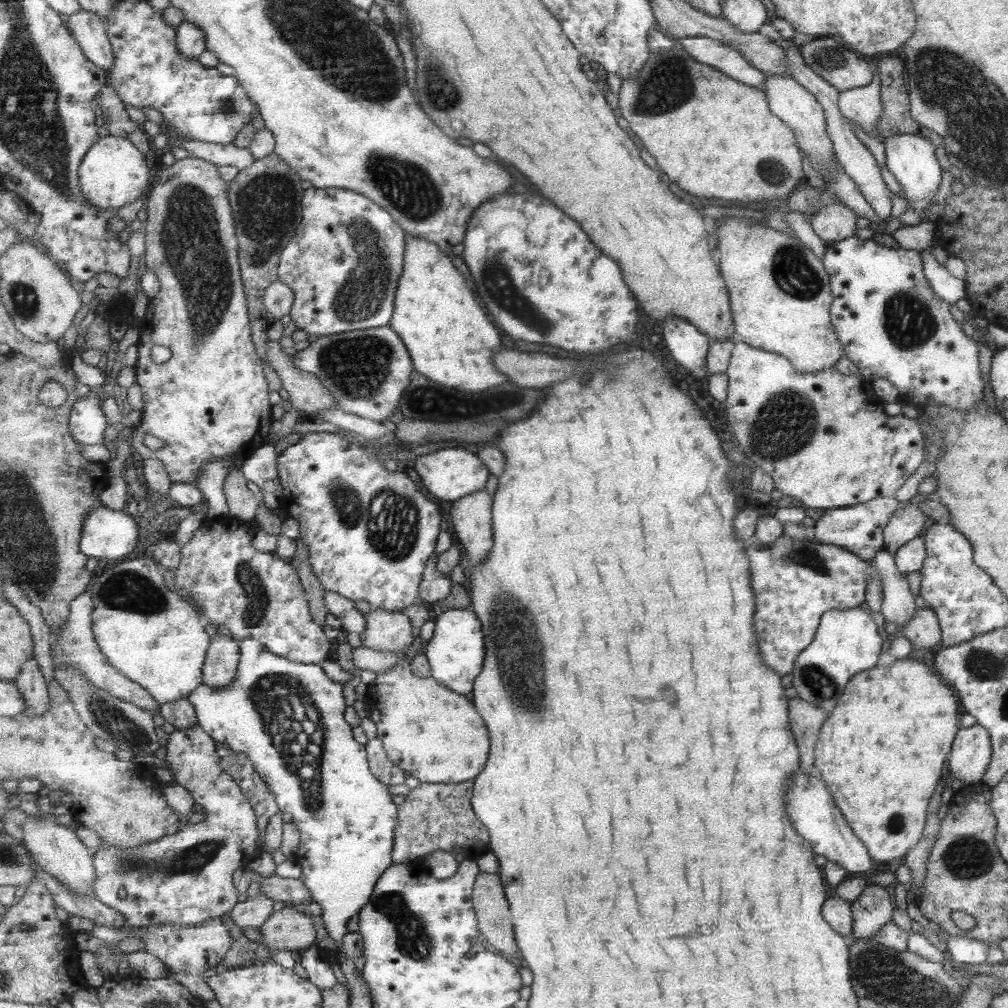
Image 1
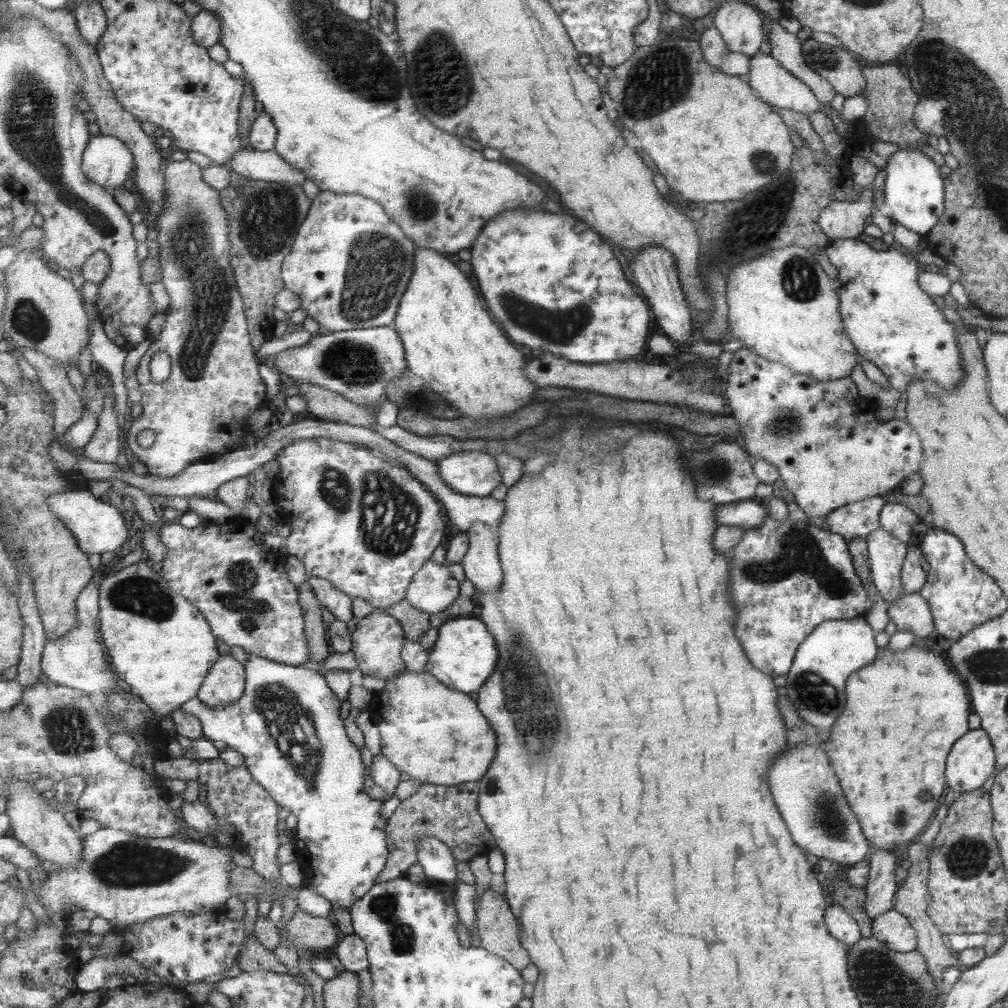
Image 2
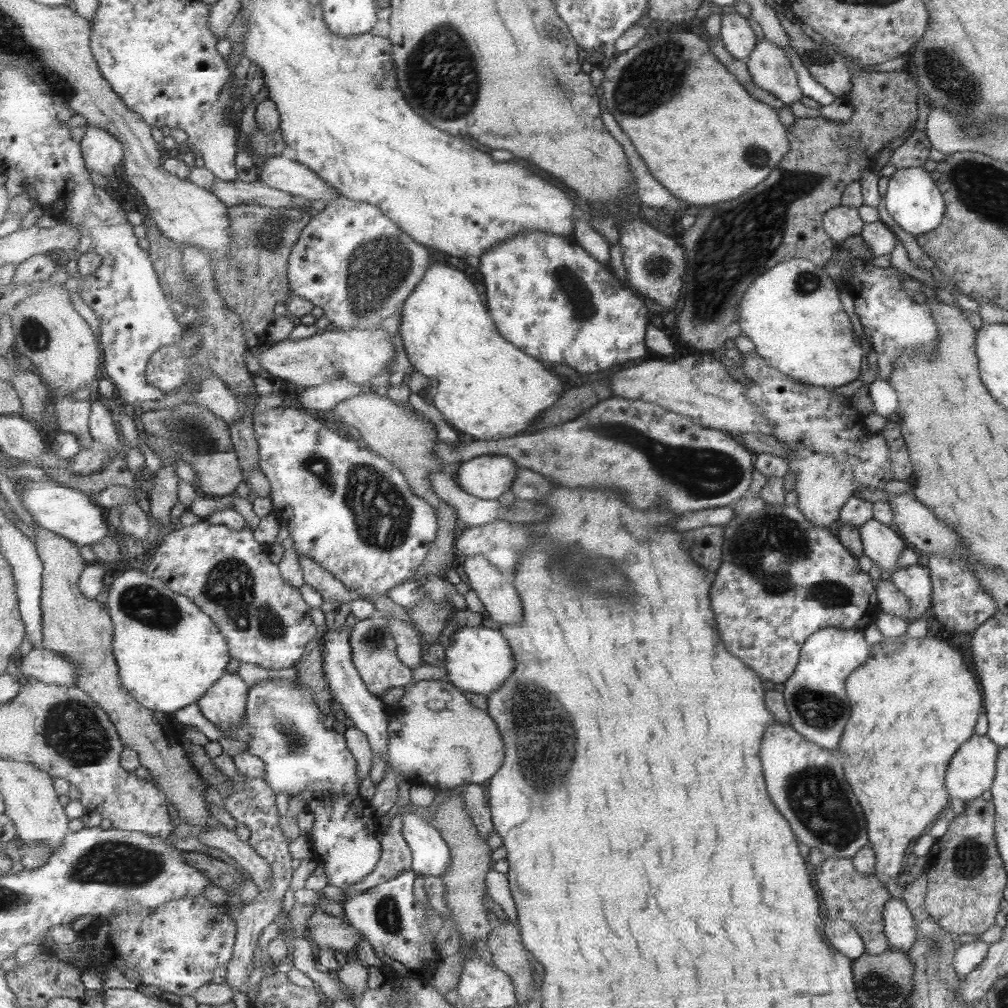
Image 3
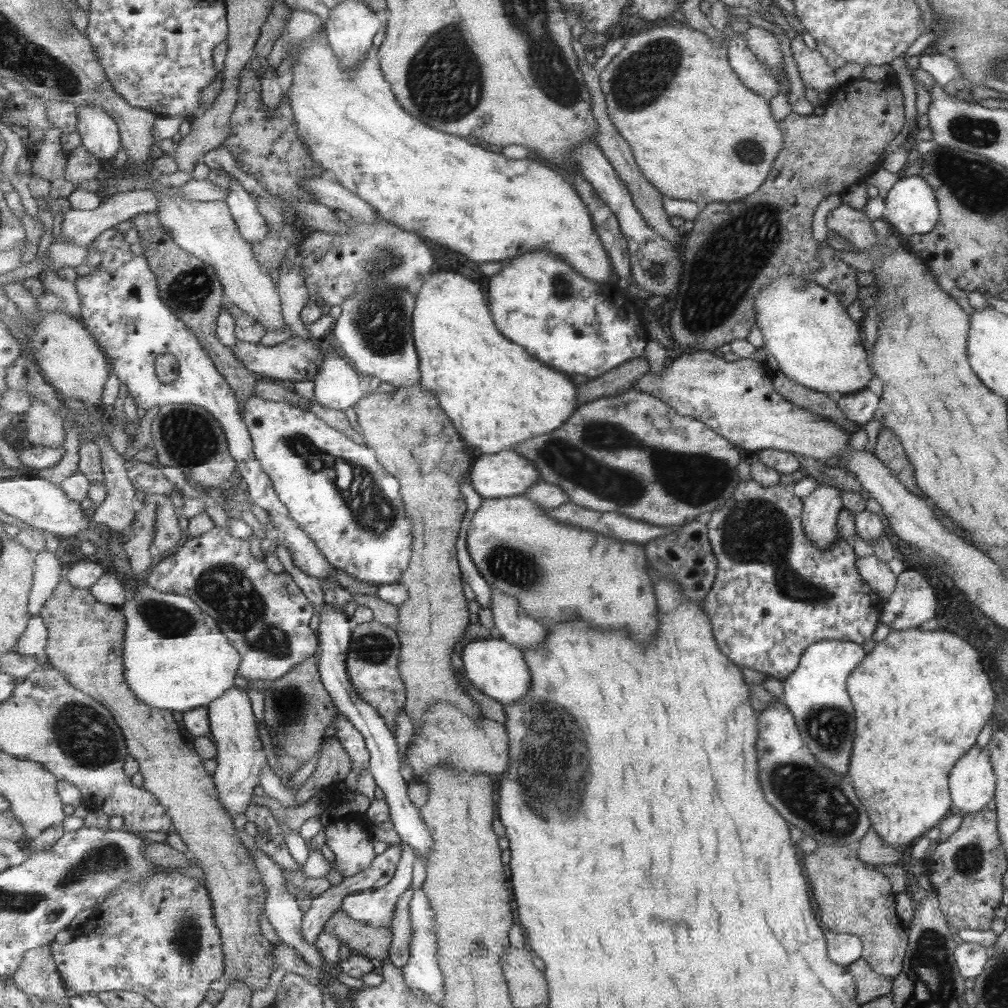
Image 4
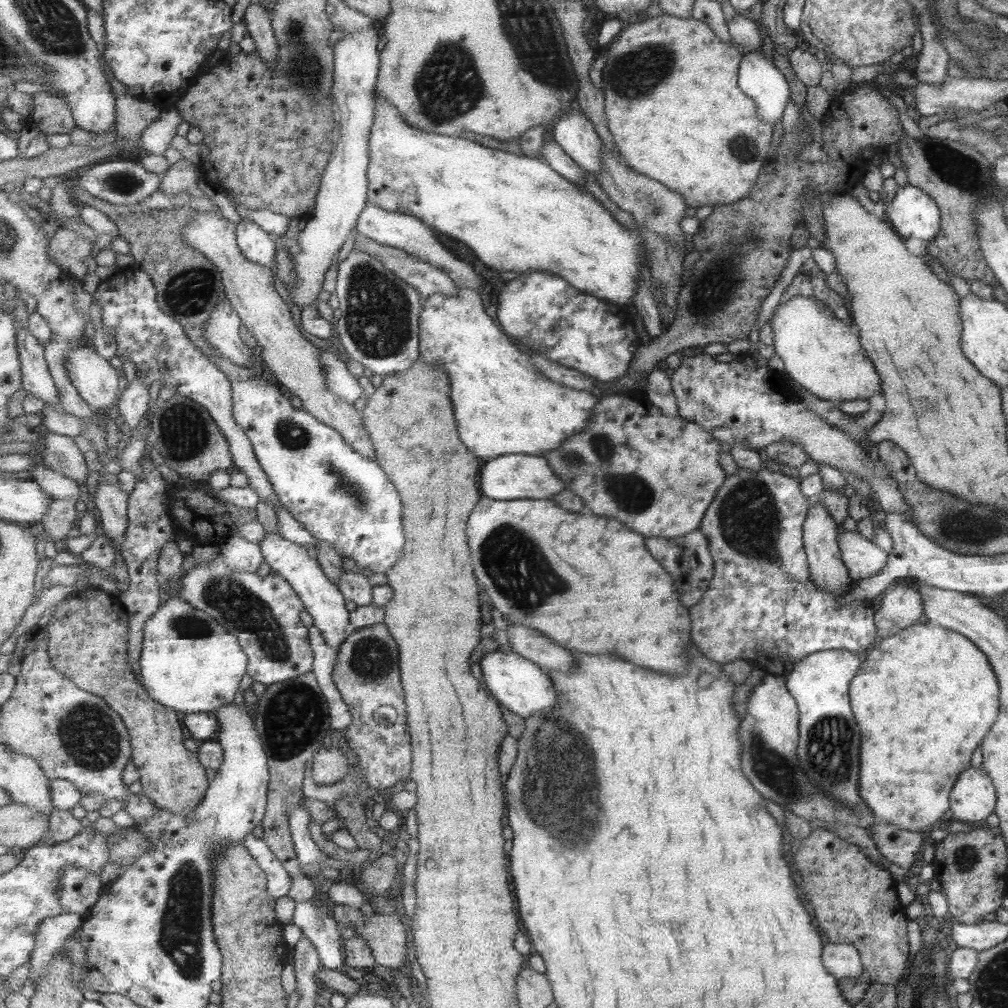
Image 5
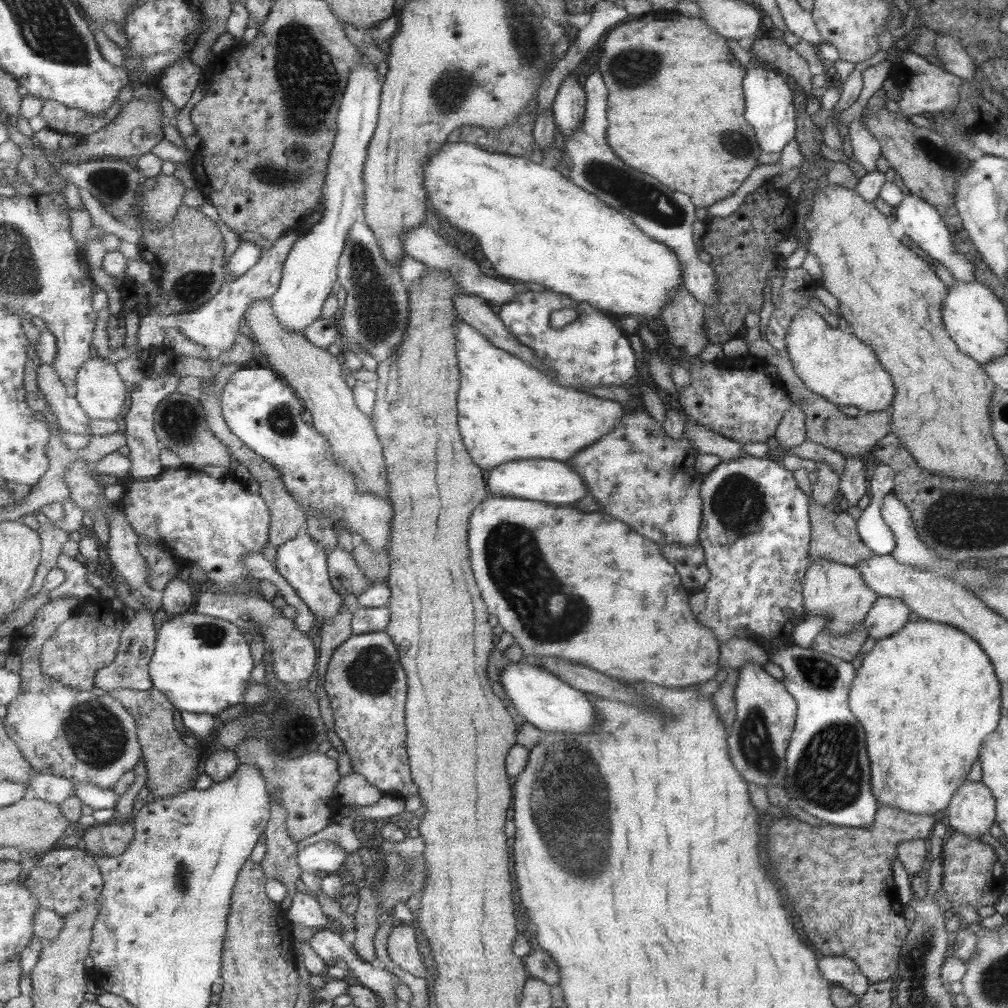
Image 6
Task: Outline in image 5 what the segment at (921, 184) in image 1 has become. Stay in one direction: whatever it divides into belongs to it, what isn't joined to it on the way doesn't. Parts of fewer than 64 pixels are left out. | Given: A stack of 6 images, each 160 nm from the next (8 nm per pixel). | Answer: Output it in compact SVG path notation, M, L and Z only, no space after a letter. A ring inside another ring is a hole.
M905 184L884 210L885 220L897 234L931 242L940 232L940 210L920 187Z

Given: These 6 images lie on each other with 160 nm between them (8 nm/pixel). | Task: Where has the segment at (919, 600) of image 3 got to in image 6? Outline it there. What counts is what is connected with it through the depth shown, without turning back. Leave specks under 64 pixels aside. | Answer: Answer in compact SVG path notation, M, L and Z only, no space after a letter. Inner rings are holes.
M878 596L863 624L867 627L869 636L878 641L903 628L909 609L900 598Z

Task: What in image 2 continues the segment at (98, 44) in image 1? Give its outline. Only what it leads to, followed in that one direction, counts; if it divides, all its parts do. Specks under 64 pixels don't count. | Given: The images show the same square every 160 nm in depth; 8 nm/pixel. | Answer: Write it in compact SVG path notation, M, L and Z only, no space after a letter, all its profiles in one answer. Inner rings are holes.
M87 1L78 4L74 10L77 23L80 24L80 33L87 38L91 46L97 49L101 37L108 30L108 16L101 1Z

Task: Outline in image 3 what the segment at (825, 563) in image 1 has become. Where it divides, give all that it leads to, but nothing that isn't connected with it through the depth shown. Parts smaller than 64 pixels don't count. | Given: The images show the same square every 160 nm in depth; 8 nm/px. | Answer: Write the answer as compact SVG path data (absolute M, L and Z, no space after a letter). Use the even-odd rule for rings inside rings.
M749 495L745 498L731 504L734 515L732 520L729 521L727 526L723 526L725 542L724 542L724 559L721 566L715 572L712 583L712 607L717 613L718 625L720 626L720 633L725 641L726 646L733 655L740 658L745 666L752 668L763 681L771 681L773 683L785 682L791 676L793 669L796 668L797 661L799 660L800 650L804 642L816 630L826 629L829 627L838 629L865 629L869 624L875 620L877 614L878 602L875 600L875 588L869 580L867 573L863 574L857 566L857 559L853 557L849 550L840 542L836 536L831 534L827 527L813 526L799 512L794 505L781 505L773 512L773 504L761 503L757 495Z

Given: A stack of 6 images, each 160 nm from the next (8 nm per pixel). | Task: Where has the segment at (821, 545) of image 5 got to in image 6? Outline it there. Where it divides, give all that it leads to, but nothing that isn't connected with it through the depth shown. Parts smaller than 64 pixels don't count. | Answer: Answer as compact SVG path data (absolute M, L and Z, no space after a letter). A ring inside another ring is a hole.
M827 559L814 560L806 569L803 578L803 599L806 618L821 615L828 622L823 629L834 635L851 632L867 616L878 594L871 590L855 566L848 567Z

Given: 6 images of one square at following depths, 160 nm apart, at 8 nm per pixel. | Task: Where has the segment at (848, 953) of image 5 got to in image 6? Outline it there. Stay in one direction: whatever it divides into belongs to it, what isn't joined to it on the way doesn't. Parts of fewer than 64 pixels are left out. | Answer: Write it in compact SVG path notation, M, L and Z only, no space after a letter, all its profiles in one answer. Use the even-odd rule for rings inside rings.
M822 956L819 960L819 973L831 984L848 990L856 998L856 1002L870 985L859 968L853 964L853 960L844 956Z

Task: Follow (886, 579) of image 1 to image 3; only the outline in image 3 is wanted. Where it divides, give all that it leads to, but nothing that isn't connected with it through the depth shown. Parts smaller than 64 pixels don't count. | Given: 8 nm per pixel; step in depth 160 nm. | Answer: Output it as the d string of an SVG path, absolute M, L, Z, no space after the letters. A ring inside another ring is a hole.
M873 519L865 522L858 531L863 547L862 554L878 566L880 572L894 570L903 548L906 548L899 532Z

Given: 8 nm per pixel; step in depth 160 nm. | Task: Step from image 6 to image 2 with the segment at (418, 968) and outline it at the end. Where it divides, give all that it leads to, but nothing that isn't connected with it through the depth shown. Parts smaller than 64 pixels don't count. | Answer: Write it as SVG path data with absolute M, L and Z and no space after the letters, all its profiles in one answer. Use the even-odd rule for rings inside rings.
M298 908L294 912L292 919L287 921L282 926L282 935L290 941L295 948L306 952L317 951L318 949L325 949L335 946L342 937L335 920L331 921L329 918L312 916L311 914L307 914L307 912L304 912Z

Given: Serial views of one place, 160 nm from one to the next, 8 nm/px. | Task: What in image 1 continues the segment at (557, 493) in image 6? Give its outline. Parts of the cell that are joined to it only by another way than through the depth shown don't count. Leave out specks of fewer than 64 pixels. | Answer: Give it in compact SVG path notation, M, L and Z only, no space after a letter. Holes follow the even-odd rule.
M459 447L440 449L435 451L435 456L423 456L417 472L419 472L421 482L425 480L425 489L433 498L451 503L465 495L487 490L488 480L492 474L489 467L482 462L476 453Z

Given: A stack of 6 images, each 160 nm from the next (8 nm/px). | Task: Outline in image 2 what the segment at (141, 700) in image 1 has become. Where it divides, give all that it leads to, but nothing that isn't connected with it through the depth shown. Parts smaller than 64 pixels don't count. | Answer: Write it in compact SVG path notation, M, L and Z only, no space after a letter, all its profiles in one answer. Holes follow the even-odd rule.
M91 581L77 599L78 625L64 637L48 639L42 660L44 680L81 690L94 698L105 696L109 689L119 684L118 672L105 656L105 648L99 644L97 620L100 615L99 582Z

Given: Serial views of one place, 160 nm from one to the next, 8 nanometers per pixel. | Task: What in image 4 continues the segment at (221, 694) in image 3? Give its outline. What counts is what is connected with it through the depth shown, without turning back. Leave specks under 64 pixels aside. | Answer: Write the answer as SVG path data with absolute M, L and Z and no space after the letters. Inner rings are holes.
M233 687L223 697L208 707L210 736L218 747L218 766L213 778L220 792L220 799L232 816L245 813L253 798L253 788L261 786L261 772L267 764L267 754L259 740L259 726L251 708L247 690Z

